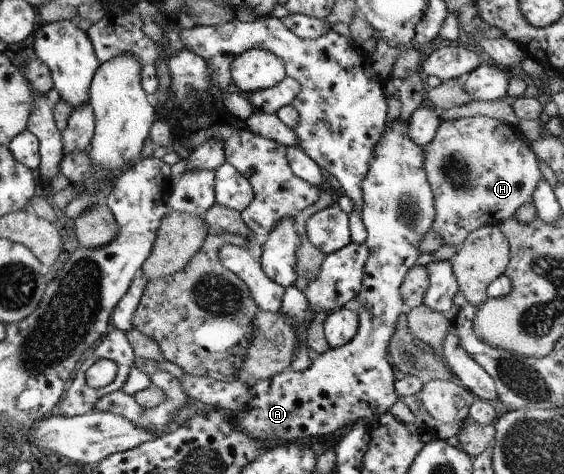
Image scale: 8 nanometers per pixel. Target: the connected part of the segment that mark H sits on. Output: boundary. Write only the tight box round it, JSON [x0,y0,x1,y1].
[422,115,544,248]

